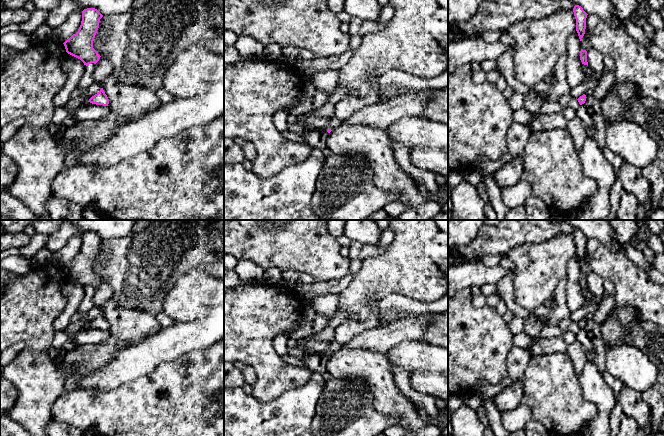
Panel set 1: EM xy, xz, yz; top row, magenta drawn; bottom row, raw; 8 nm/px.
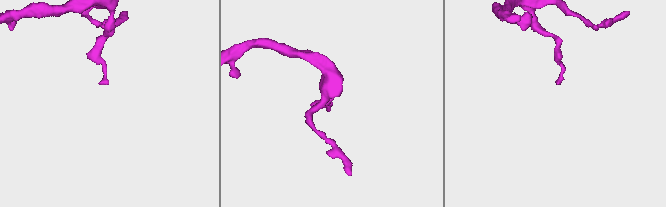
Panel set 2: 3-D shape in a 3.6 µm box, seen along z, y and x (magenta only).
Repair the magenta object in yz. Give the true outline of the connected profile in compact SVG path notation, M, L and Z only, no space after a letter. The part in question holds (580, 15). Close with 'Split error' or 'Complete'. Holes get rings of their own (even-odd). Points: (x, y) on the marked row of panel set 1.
M579 5L574 6L573 12L574 12L574 16L576 19L576 31L578 33L579 39L581 41L585 34L586 18L587 18L588 14Z. Complete

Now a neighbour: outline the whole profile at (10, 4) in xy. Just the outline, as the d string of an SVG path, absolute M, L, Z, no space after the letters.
M0 0L3 5L8 9L18 9L24 7L24 5L32 0Z

